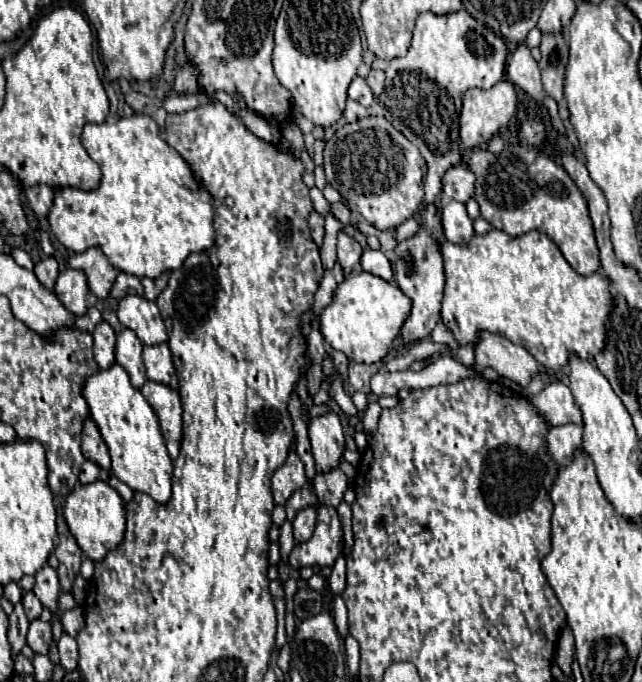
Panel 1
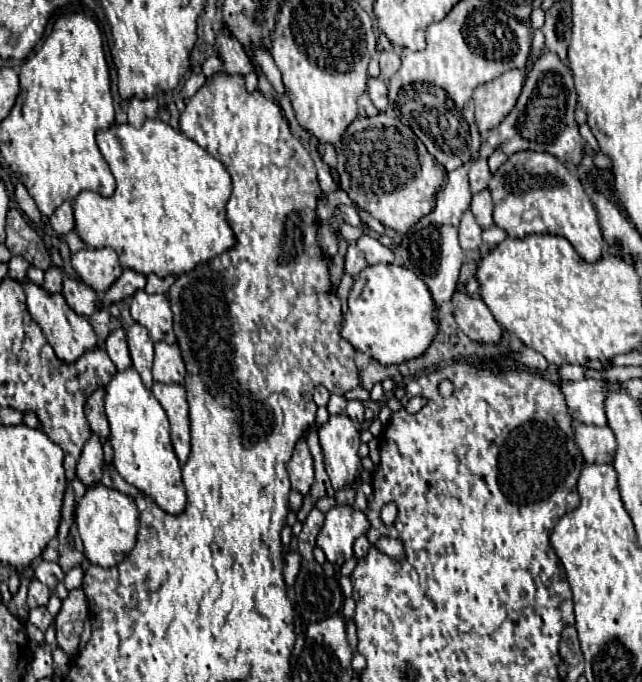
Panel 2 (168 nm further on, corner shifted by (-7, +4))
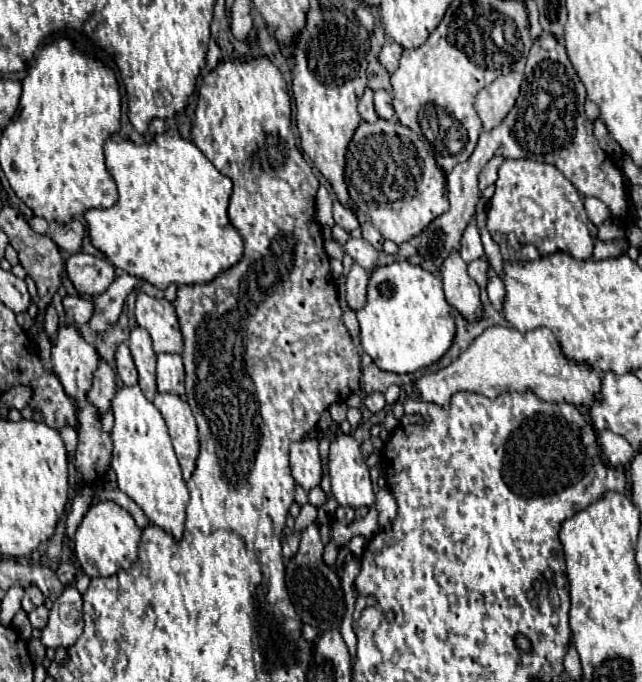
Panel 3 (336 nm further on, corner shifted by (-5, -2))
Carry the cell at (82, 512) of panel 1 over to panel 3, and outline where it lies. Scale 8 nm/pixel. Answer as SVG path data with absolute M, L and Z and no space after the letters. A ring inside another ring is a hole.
M101 500L89 506L89 510L85 512L73 544L75 544L75 558L81 566L81 570L91 576L113 576L119 570L127 570L135 560L137 560L137 544L141 538L141 530L135 524L133 516L123 510L119 504L111 502L111 500Z

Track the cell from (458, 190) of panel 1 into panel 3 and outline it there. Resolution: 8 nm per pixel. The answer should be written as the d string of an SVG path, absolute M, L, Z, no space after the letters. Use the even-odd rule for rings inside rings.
M493 158L493 160L481 170L481 174L479 174L479 188L481 188L481 190L485 190L487 186L495 184L495 180L497 180L497 168L501 166L501 162L503 162L503 158Z

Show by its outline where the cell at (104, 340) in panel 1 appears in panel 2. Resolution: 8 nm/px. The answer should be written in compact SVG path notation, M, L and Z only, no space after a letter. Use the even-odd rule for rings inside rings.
M123 328L113 332L113 336L109 336L107 354L109 354L109 358L113 360L113 364L117 366L119 372L125 370L125 368L131 368L131 356L129 356L127 338L125 338L125 330Z

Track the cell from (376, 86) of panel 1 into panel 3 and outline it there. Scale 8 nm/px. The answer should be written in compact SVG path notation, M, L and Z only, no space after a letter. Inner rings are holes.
M387 40L387 42L385 42L385 46L383 46L383 50L379 52L379 62L387 68L387 72L389 72L389 74L393 74L393 72L397 70L401 52L403 52L403 48L401 48L399 44L395 44L393 40Z

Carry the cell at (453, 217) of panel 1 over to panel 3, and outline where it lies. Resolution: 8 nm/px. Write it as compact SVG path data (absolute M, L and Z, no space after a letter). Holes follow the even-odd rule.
M475 220L469 222L469 226L465 228L463 232L463 238L461 238L461 258L469 264L477 258L483 256L483 244L481 244L481 238L479 238L479 230L475 226Z

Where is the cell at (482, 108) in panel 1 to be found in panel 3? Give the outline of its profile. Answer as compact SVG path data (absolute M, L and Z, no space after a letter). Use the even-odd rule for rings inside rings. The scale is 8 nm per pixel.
M509 72L477 94L475 110L483 122L483 130L493 130L495 126L499 126L499 122L503 122L503 118L515 106L521 80L523 76L519 72Z

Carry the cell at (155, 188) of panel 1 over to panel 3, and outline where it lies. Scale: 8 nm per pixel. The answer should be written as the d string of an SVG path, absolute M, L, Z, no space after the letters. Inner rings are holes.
M155 134L151 142L143 144L111 136L107 138L103 150L107 170L119 190L119 200L107 210L87 210L83 218L91 244L101 250L115 268L165 290L169 284L181 286L209 282L219 272L239 262L243 256L243 240L227 218L233 182L223 176L193 142L171 134Z

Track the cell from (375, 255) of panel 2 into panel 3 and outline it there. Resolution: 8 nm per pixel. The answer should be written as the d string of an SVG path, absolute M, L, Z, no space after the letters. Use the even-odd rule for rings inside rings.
M351 238L345 246L341 246L343 252L347 252L357 264L361 264L365 270L375 270L377 268L377 258L379 252L363 238Z

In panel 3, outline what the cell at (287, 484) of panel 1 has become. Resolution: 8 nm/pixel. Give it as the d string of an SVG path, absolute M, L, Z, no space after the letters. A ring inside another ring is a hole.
M305 438L291 444L291 474L305 492L321 482L321 458L317 446L317 438Z

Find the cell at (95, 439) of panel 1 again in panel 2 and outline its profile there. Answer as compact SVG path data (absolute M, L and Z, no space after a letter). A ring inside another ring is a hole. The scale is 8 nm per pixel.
M97 388L85 402L85 416L91 424L91 430L105 442L109 438L109 422L105 416L105 390Z

